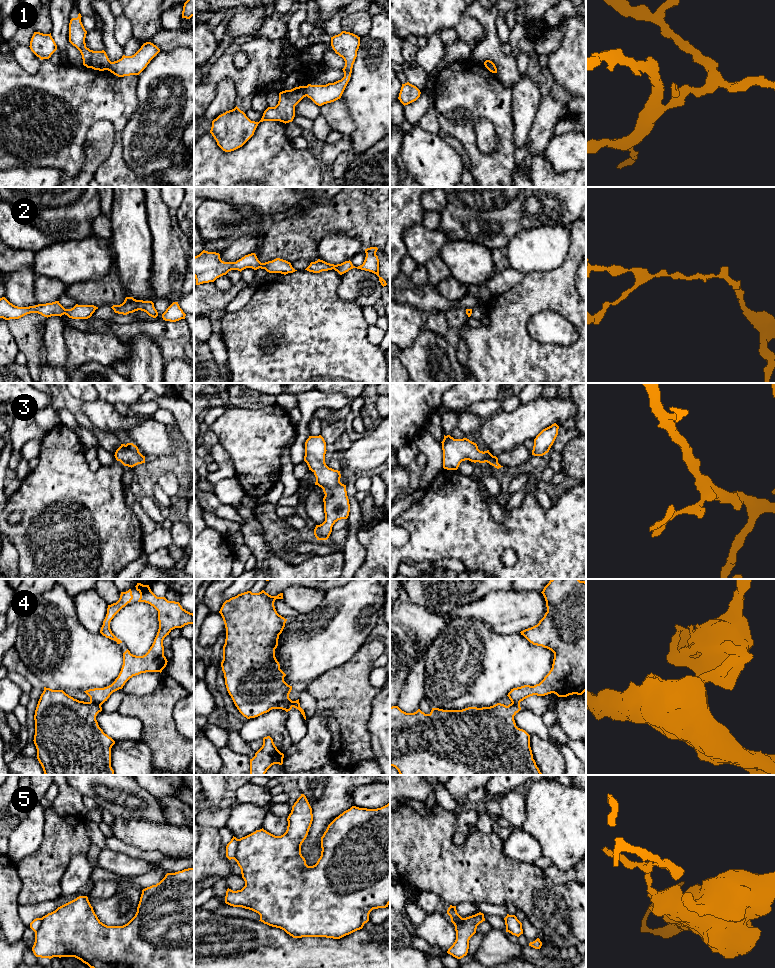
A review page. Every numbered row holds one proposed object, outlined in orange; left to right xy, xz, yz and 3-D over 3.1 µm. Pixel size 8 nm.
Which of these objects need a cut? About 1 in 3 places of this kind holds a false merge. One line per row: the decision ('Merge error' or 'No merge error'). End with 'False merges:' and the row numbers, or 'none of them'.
1: Merge error
2: No merge error
3: No merge error
4: Merge error
5: Merge error
False merges: 1, 4, 5

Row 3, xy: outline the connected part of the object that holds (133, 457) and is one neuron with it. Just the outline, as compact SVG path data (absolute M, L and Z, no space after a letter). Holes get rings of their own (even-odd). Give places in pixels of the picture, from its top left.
M133 443L121 444L115 452L115 458L124 466L134 467L138 464L145 463L145 456L143 456L136 445Z

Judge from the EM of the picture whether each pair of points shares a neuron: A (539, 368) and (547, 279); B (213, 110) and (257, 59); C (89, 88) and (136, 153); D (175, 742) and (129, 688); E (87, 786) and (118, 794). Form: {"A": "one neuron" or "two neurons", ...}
{"A": "one neuron", "B": "two neurons", "C": "two neurons", "D": "two neurons", "E": "one neuron"}

